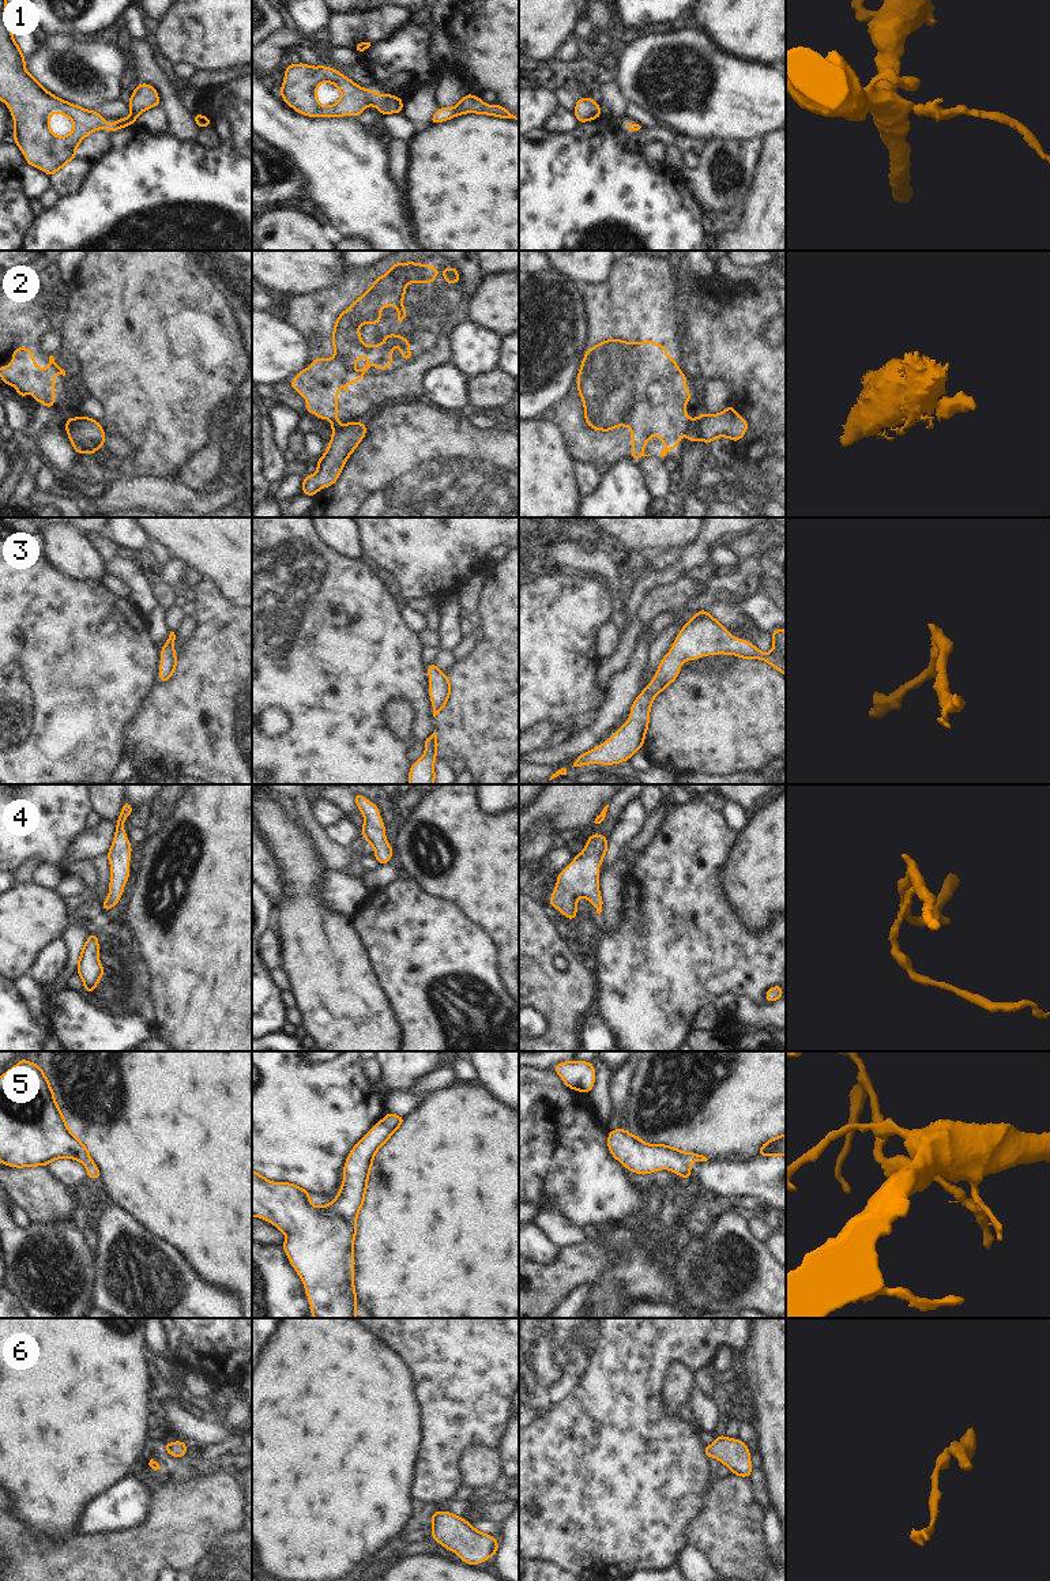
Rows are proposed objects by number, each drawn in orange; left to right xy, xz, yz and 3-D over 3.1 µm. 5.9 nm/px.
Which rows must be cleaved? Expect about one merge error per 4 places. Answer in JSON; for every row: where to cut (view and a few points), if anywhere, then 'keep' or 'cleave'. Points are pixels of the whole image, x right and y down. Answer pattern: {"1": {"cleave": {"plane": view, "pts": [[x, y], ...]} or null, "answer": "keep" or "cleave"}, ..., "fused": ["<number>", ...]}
{"1": {"cleave": null, "answer": "keep"}, "2": {"cleave": {"plane": "yz", "pts": [[697, 418], [687, 435]]}, "answer": "cleave"}, "3": {"cleave": null, "answer": "keep"}, "4": {"cleave": null, "answer": "keep"}, "5": {"cleave": null, "answer": "keep"}, "6": {"cleave": null, "answer": "keep"}, "fused": ["2"]}

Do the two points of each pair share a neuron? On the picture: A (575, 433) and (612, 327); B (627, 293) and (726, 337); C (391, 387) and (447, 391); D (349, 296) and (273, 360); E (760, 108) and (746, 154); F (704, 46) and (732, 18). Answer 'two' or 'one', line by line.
A: one
B: two
C: two
D: two
E: two
F: two

